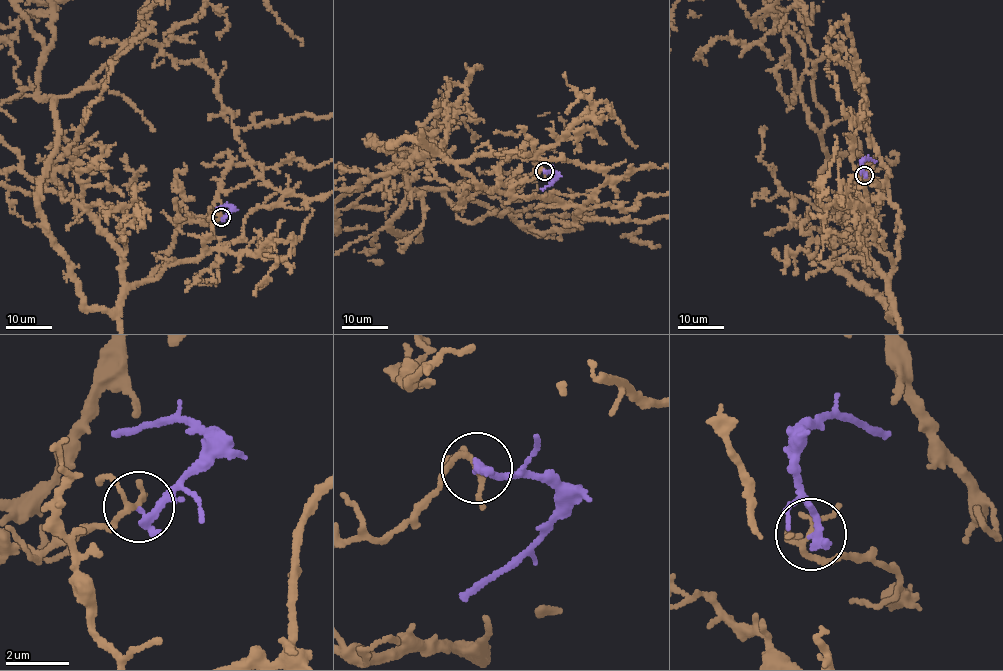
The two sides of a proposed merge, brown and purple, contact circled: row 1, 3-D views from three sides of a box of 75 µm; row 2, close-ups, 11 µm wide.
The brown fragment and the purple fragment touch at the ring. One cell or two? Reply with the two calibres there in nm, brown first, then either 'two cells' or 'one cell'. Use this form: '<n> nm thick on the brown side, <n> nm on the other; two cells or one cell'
140 nm thick on the brown side, 280 nm on the other; two cells

